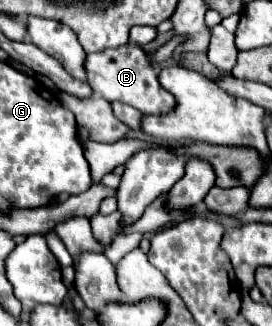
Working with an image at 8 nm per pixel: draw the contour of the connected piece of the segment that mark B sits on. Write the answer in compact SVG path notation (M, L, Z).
M125 44L119 48L87 54L85 72L87 72L87 84L95 90L97 96L109 102L121 100L125 104L133 104L133 108L137 108L141 114L165 114L175 104L173 96L169 96L169 92L161 88L157 80L157 70L149 66L149 62L145 60L143 48L135 44Z

